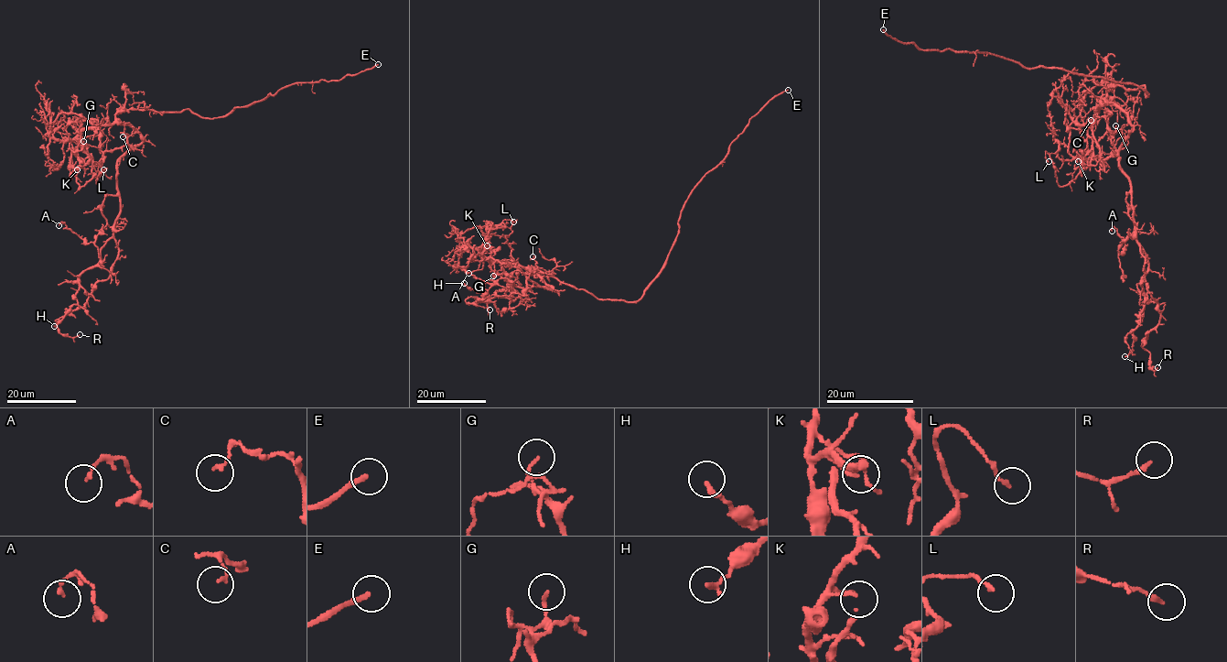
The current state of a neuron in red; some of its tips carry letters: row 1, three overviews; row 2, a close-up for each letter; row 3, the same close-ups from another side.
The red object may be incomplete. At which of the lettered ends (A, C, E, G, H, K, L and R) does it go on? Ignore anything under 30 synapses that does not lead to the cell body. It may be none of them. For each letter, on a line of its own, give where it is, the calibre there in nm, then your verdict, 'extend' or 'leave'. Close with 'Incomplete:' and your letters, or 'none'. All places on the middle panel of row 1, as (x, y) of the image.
A: place (468, 273); calibre 150 nm; leave
C: place (532, 256); calibre 140 nm; leave
E: place (788, 90); calibre 200 nm; extend
G: place (493, 276); calibre 140 nm; leave
H: place (464, 283); calibre 200 nm; leave
K: place (487, 245); calibre 130 nm; leave
L: place (513, 222); calibre 150 nm; leave
R: place (489, 309); calibre 190 nm; leave
Incomplete: E

